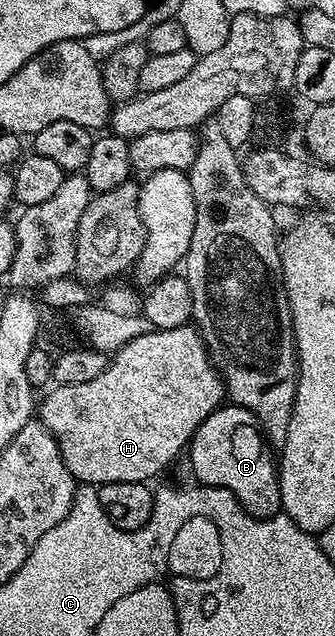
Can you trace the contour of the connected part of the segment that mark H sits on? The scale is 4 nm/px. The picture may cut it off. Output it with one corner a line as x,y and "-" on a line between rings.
192,325
153,329
144,336
134,337
109,358
108,367
94,380
51,389
41,403
39,400
38,421
54,437
66,469
70,469
72,478
80,485
152,481
179,457
183,447
185,450
191,444
196,427
226,399
221,372
209,359
204,338

